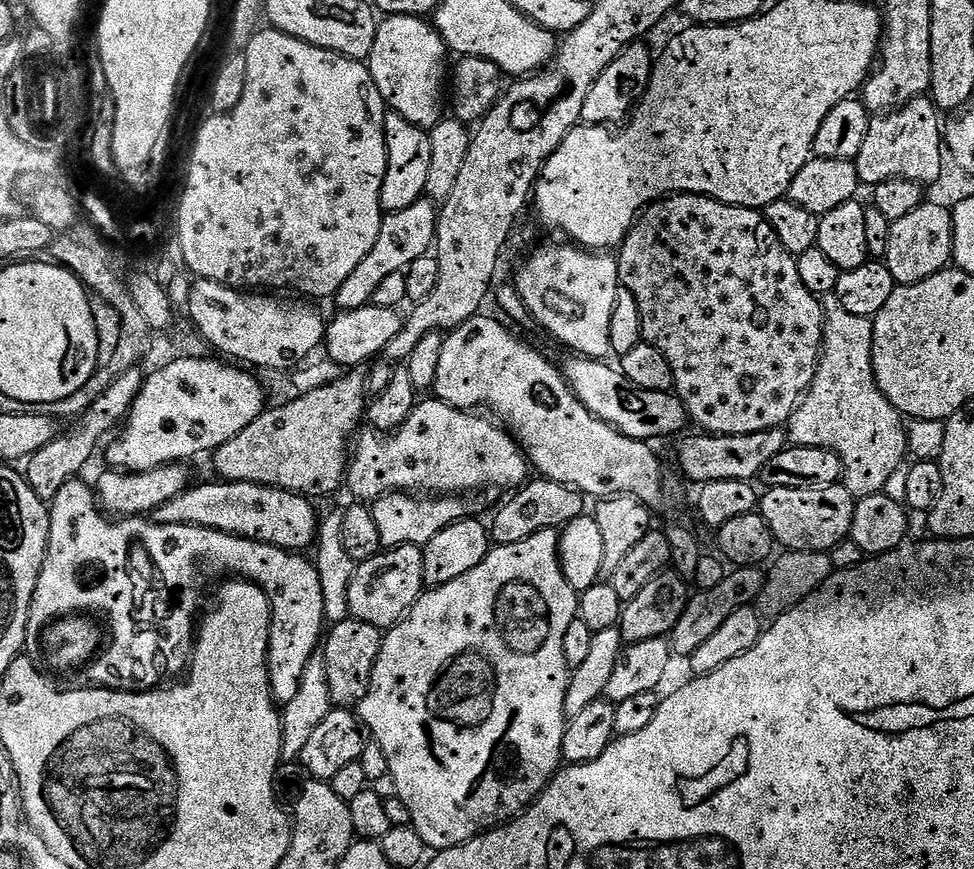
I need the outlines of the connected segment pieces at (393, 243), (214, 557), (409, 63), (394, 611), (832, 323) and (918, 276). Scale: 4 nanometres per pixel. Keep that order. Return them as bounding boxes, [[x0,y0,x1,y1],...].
[[334,198,438,309],[206,534,326,698],[366,14,450,130],[348,544,425,630],[786,292,944,496],[882,202,954,285]]

